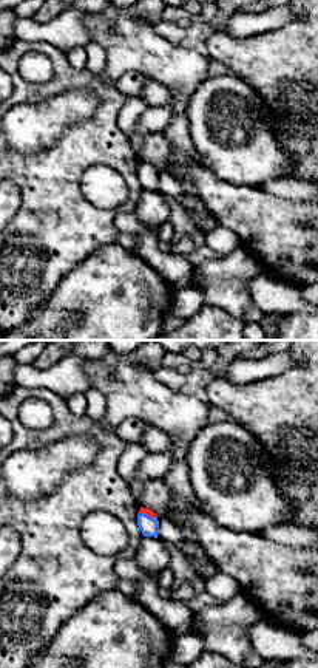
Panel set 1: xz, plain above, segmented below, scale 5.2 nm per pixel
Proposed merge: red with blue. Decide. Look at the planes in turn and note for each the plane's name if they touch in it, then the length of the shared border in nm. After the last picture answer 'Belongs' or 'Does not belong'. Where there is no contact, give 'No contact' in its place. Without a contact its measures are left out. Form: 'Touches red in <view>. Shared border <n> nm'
Touches red in xz. Shared border 100 nm

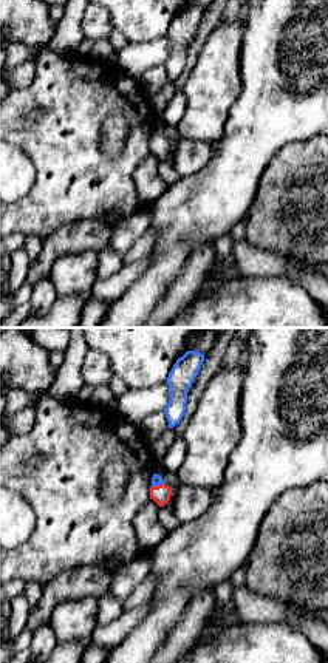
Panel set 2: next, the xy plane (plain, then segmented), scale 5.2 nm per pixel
Touches red in xy. Shared border 80 nm

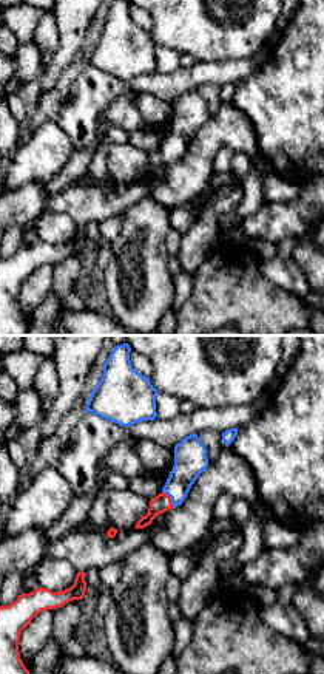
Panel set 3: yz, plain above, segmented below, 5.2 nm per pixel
Touches red in yz. Shared border 110 nm

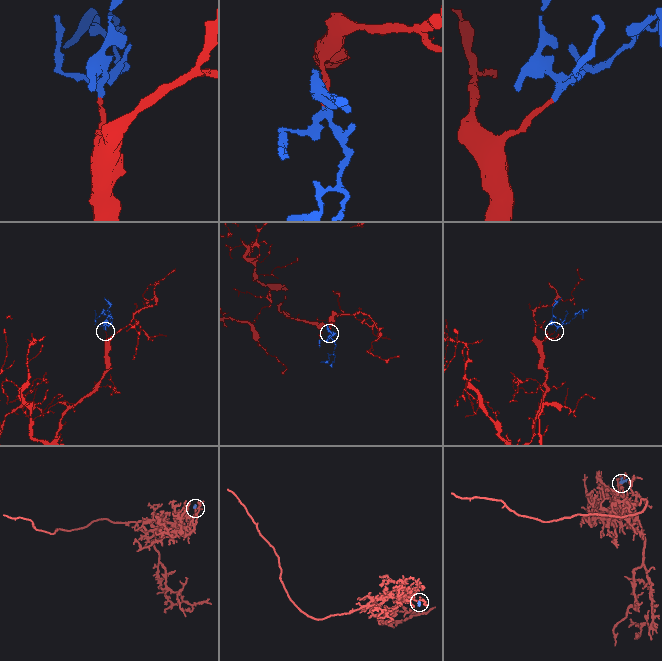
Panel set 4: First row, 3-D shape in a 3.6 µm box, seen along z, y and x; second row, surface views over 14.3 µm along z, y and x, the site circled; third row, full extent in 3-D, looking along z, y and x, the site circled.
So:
Belongs

